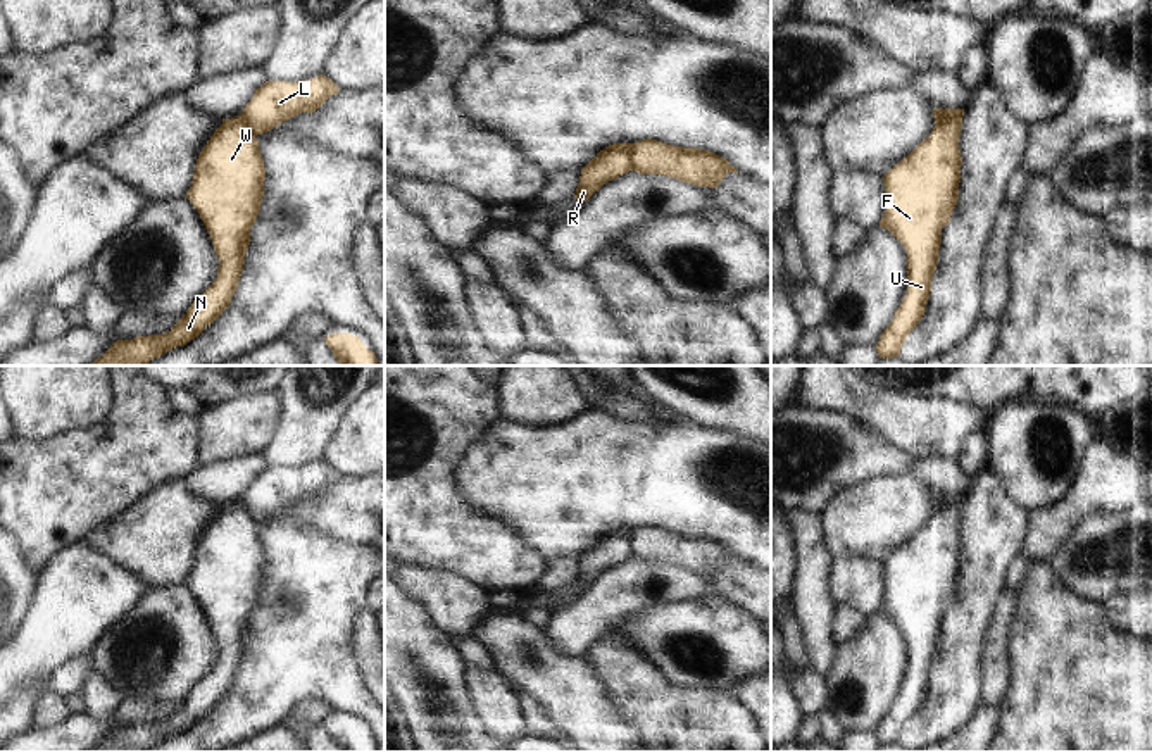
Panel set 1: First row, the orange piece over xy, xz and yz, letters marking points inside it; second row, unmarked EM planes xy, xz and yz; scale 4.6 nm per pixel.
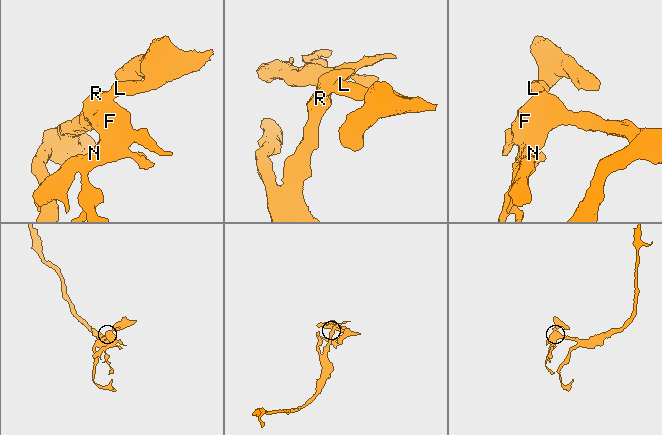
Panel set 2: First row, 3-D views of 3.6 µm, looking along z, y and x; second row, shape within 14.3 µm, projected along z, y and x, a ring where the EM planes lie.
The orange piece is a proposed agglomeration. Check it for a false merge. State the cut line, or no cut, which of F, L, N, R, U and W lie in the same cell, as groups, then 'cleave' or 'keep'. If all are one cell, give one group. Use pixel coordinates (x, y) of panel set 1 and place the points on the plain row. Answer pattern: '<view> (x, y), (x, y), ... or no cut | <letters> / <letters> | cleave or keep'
xz (628, 530), (632, 556) | F N R U W / L | cleave

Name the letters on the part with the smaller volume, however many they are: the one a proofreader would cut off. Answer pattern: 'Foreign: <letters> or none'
Foreign: L

